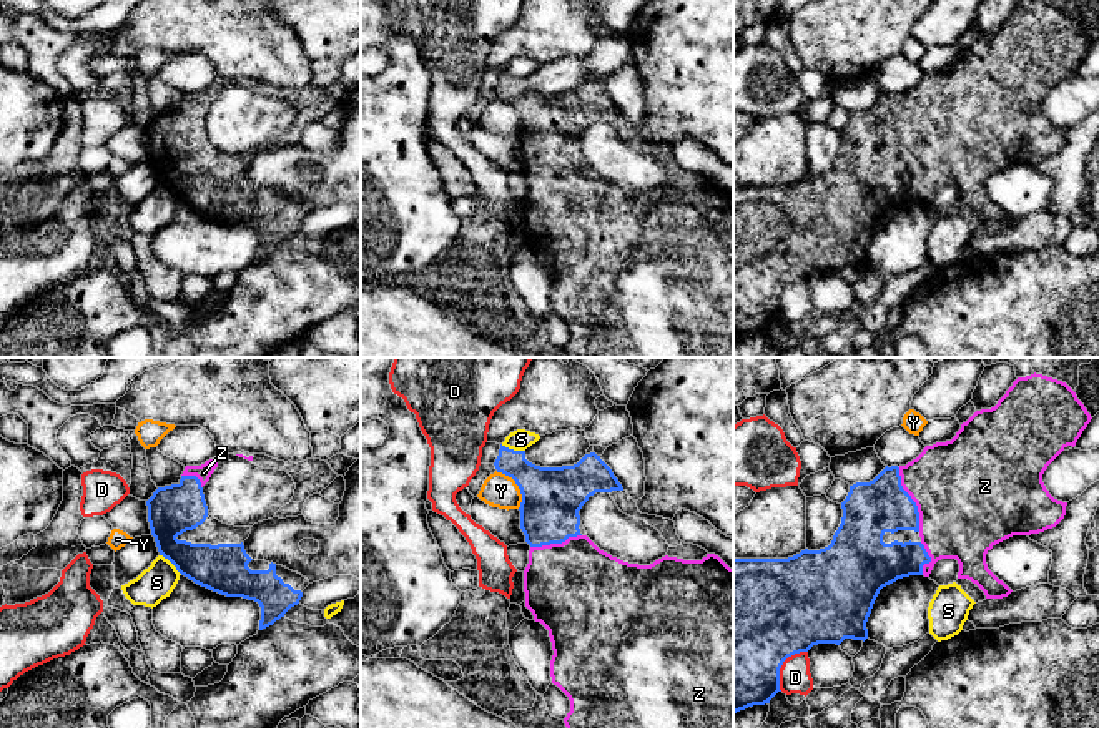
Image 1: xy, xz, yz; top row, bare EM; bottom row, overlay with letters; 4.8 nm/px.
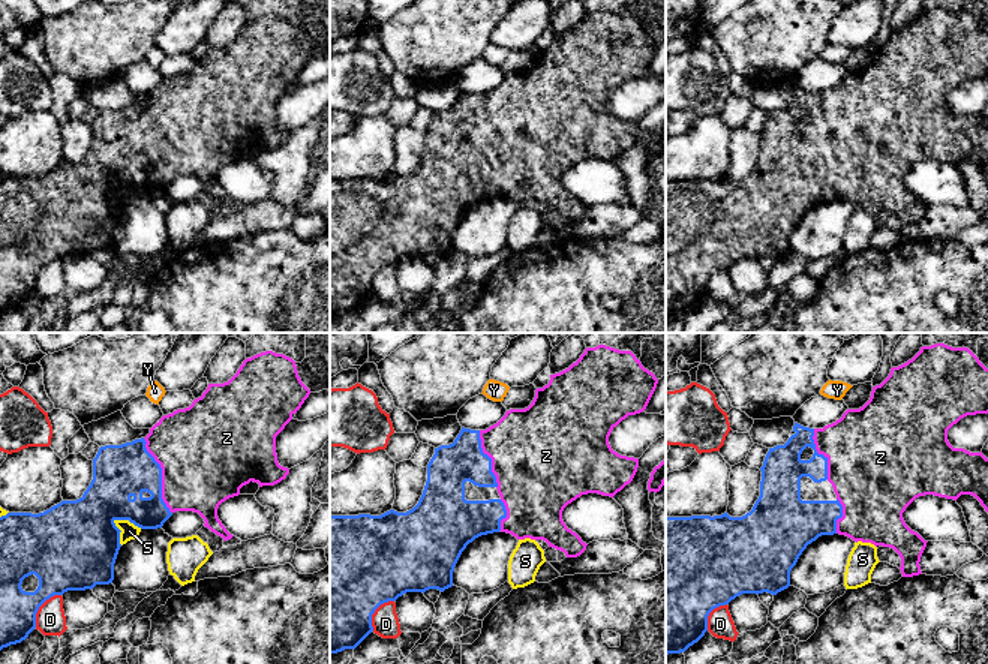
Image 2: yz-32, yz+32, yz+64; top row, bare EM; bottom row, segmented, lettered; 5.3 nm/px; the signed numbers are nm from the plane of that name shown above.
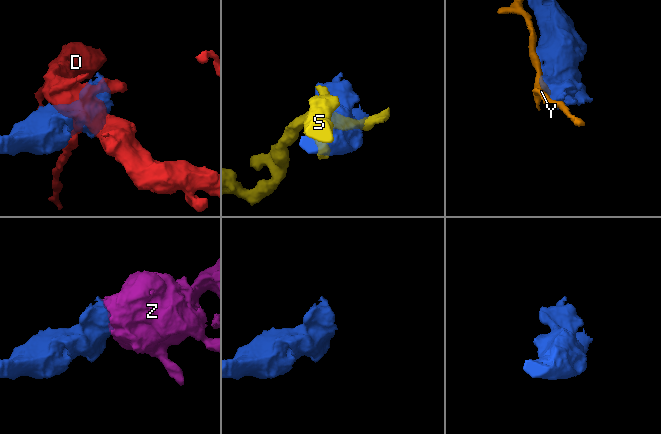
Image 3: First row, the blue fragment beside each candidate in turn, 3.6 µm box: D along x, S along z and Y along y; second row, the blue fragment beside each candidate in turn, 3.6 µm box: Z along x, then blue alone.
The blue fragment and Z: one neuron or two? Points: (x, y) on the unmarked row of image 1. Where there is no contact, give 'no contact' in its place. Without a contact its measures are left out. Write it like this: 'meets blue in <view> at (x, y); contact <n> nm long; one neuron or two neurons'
meets blue in yz at (911, 127); contact 320 nm long; one neuron

